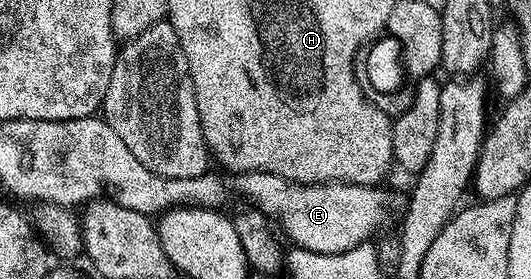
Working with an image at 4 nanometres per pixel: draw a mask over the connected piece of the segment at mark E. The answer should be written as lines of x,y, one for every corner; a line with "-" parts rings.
239,172
233,177
234,188
247,201
247,205
253,206
262,212
271,221
278,220
282,232
291,241
293,247
312,250
318,254
338,254
344,250
352,250
357,244
367,243
377,228
382,228
390,220
394,211
400,208
400,200
390,192
385,192
382,186
368,184
344,184
331,182
329,184
297,184
295,180
289,180
276,174
267,172

